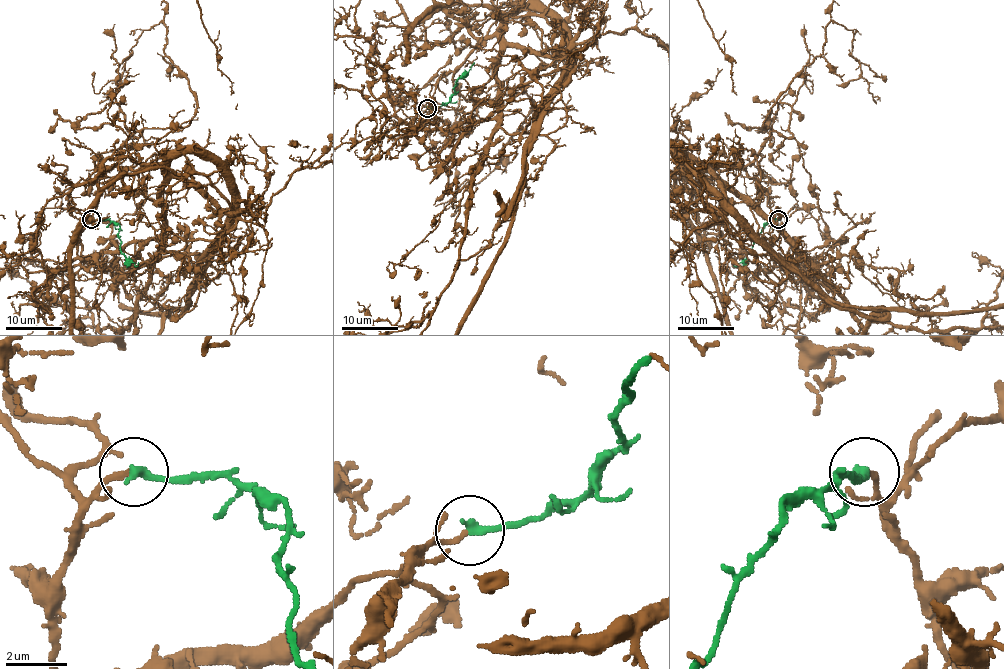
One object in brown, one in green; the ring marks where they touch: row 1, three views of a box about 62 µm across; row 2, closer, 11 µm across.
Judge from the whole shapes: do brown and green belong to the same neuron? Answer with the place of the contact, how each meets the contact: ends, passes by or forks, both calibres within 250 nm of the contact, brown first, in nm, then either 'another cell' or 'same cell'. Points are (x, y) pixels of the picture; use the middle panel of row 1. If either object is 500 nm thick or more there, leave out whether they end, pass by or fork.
place (427, 108); brown ends; green ends; calibres 180 and 320 nm; same cell

